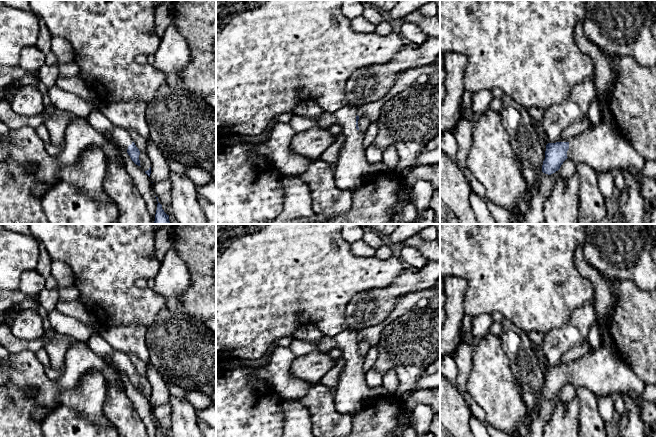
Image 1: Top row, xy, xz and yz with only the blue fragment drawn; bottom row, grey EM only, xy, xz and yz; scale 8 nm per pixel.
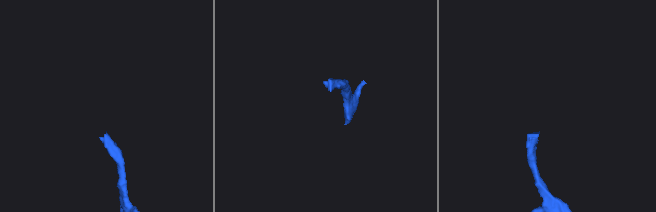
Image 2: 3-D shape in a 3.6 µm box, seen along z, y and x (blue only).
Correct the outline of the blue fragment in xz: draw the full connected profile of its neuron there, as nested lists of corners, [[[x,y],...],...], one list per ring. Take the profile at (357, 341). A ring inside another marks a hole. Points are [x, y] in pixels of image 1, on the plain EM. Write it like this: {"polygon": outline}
{"polygon": [[[345,329],[333,340],[345,361],[338,385],[333,389],[334,406],[339,413],[354,416],[367,407],[372,399],[390,395],[382,386],[371,388],[367,384],[364,356],[358,351],[357,332]]]}

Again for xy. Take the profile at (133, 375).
{"polygon": [[[94,333],[85,344],[98,356],[108,358],[112,365],[119,372],[126,374],[131,384],[150,401],[151,385],[146,377],[140,376],[136,371],[128,354],[113,349],[99,333]]]}

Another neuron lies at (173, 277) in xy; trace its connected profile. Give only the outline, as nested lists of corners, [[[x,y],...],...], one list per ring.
[[[172,244],[161,262],[153,289],[166,299],[170,307],[180,308],[178,298],[188,288],[189,278],[188,268]]]

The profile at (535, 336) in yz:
[[[538,331],[526,332],[529,339],[537,344],[540,344],[544,339],[544,333]]]

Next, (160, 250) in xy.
[[[162,227],[155,233],[155,257],[161,263],[166,252],[173,244],[175,237],[174,227]]]

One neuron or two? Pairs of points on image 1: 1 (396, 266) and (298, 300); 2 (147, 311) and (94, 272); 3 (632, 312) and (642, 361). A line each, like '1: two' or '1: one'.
1: one
2: one
3: one

